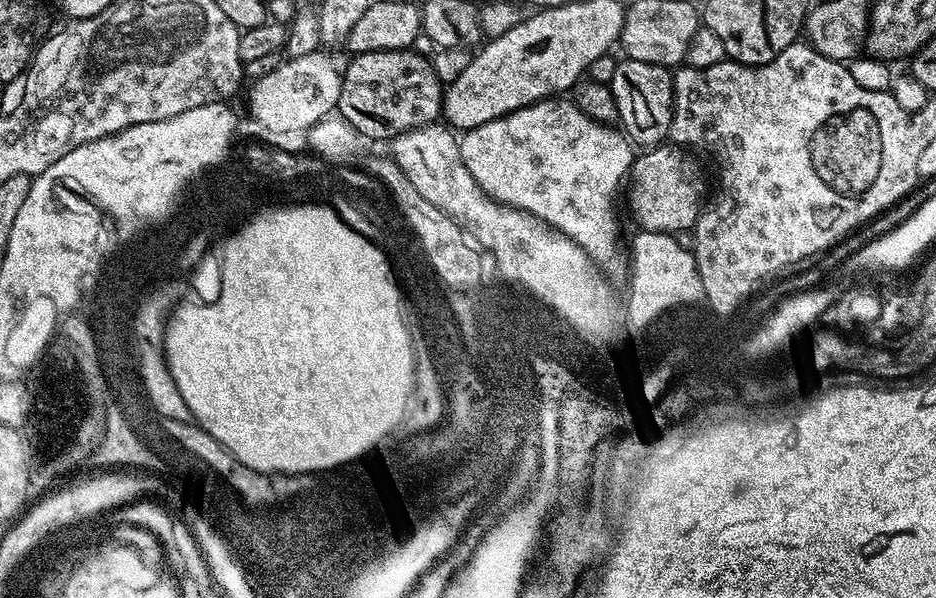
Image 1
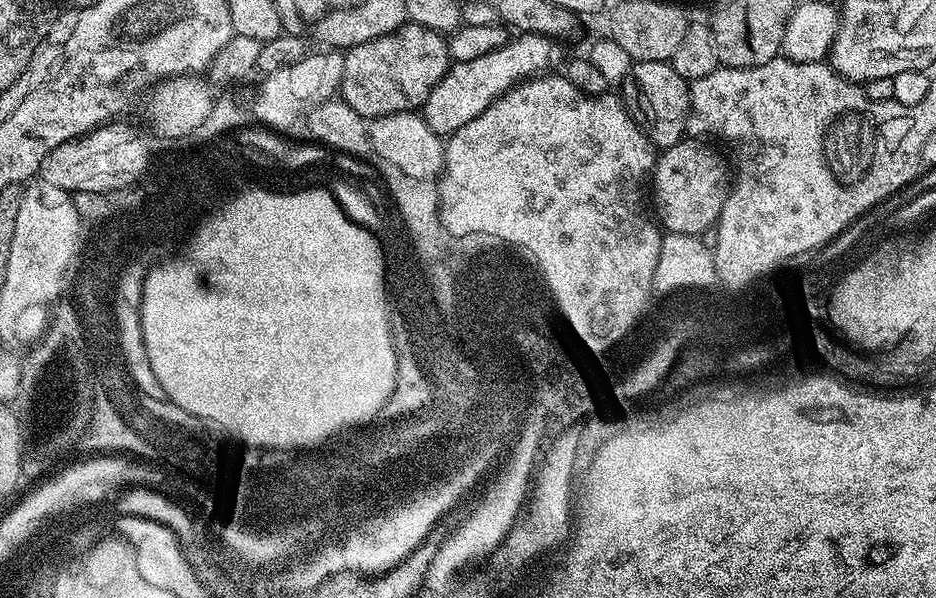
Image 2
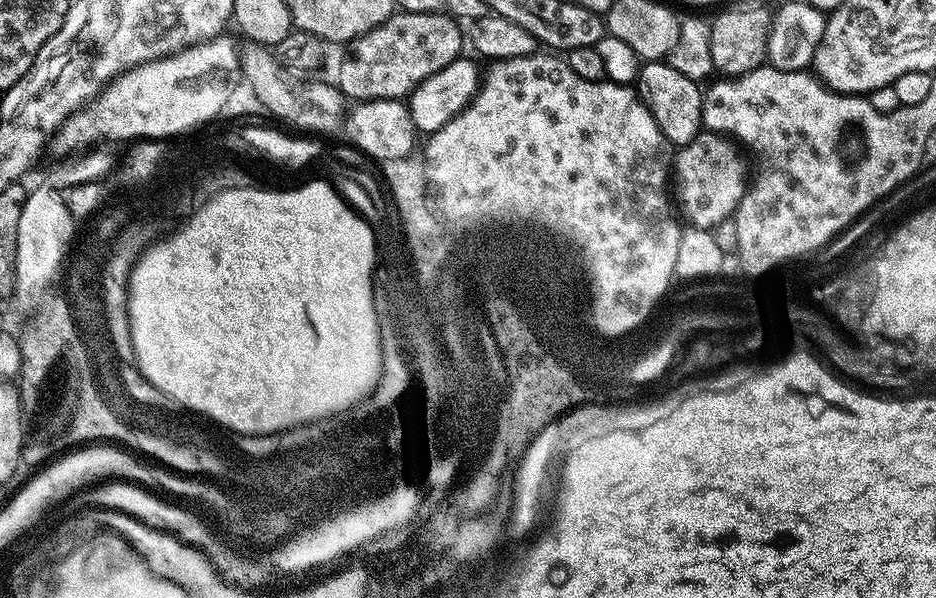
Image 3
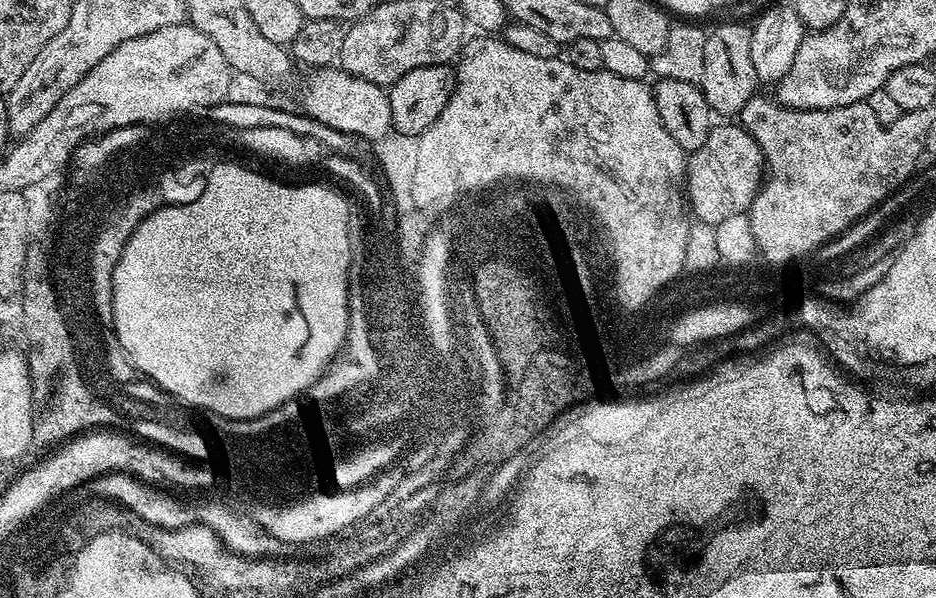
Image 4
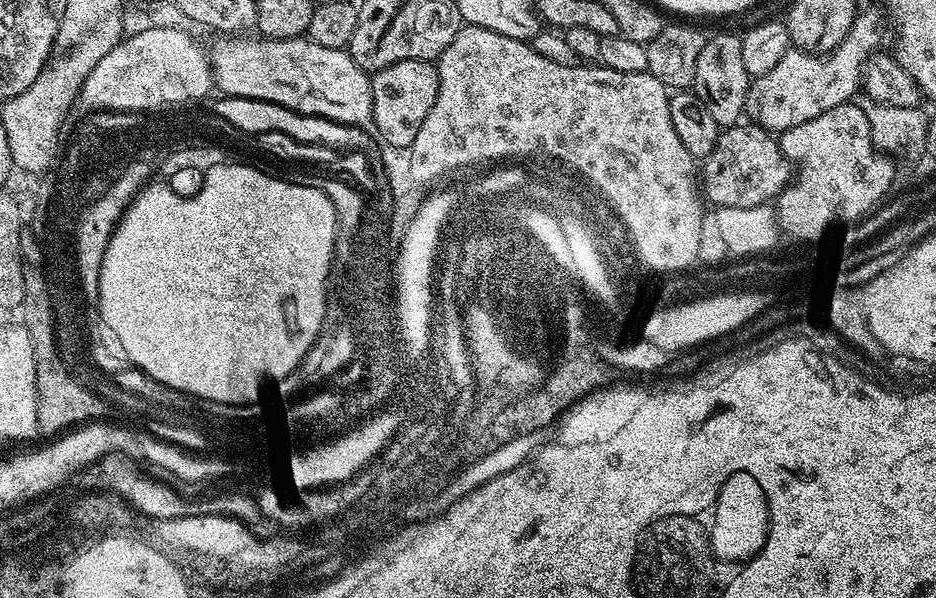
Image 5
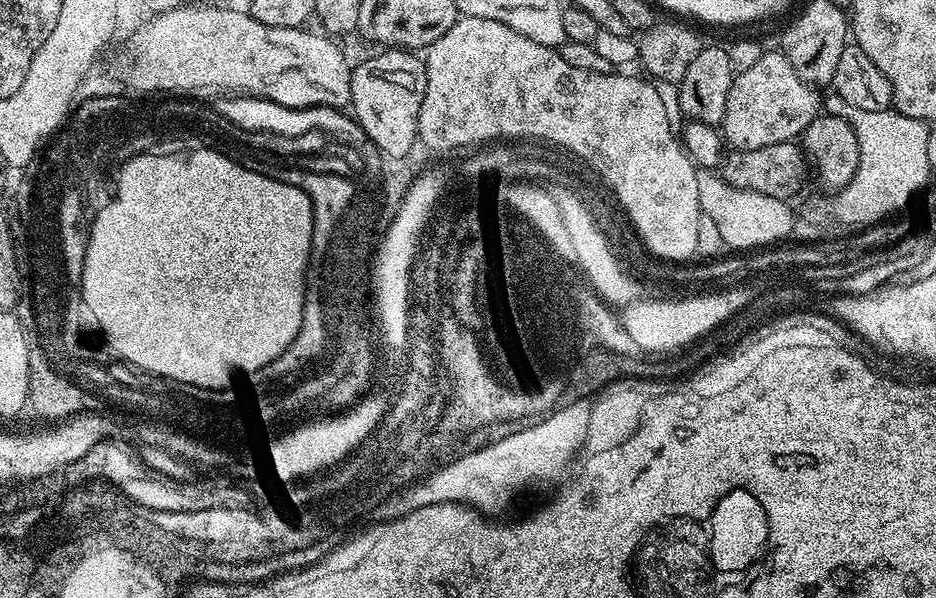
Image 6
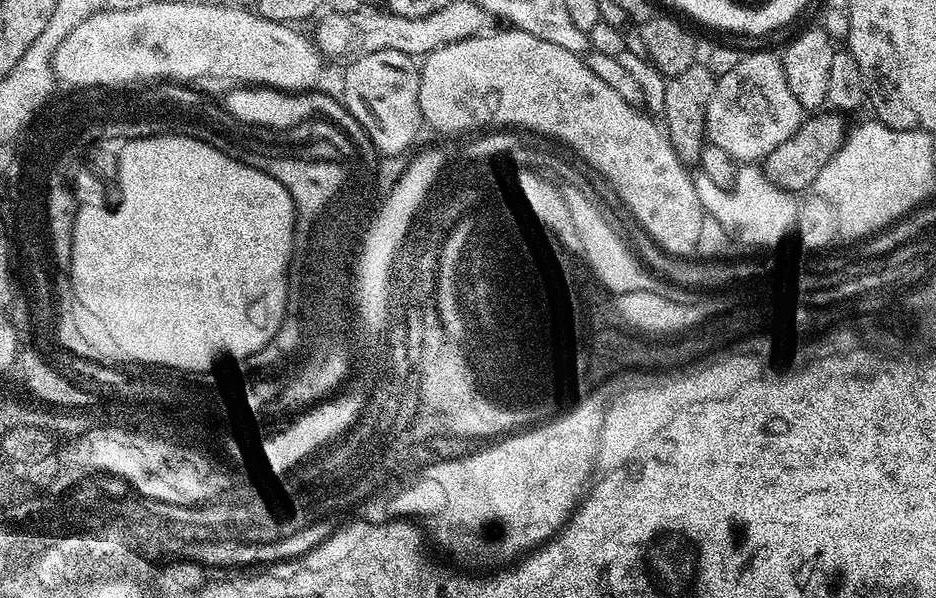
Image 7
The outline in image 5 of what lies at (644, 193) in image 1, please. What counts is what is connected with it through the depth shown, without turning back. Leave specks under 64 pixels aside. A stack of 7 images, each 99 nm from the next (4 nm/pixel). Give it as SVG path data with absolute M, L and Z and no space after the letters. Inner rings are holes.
M741 122L723 129L714 150L702 160L702 192L716 208L749 208L775 201L788 185L794 170L780 150L773 133L757 124Z

